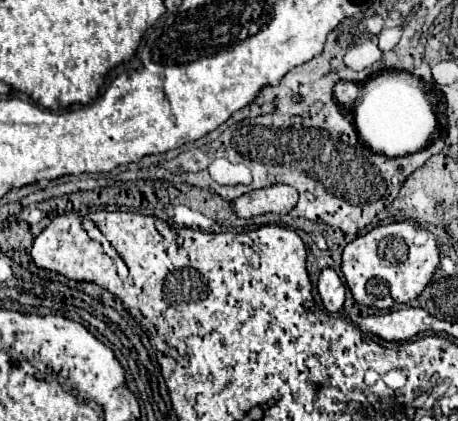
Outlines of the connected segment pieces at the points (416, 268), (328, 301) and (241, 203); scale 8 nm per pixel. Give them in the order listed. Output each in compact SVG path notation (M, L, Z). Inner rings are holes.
M394 222L388 226L378 226L370 230L366 236L358 236L350 244L346 244L342 254L342 272L354 300L372 308L392 308L394 304L406 304L408 300L418 298L430 284L438 264L440 264L440 250L436 244L436 236L412 222Z
M324 268L320 272L318 294L320 294L320 298L322 298L328 312L338 312L344 306L346 286L344 286L342 278L338 276L338 272L334 272L332 268Z
M274 184L262 190L252 190L232 202L234 212L248 220L260 214L288 214L298 202L298 192L286 184Z

